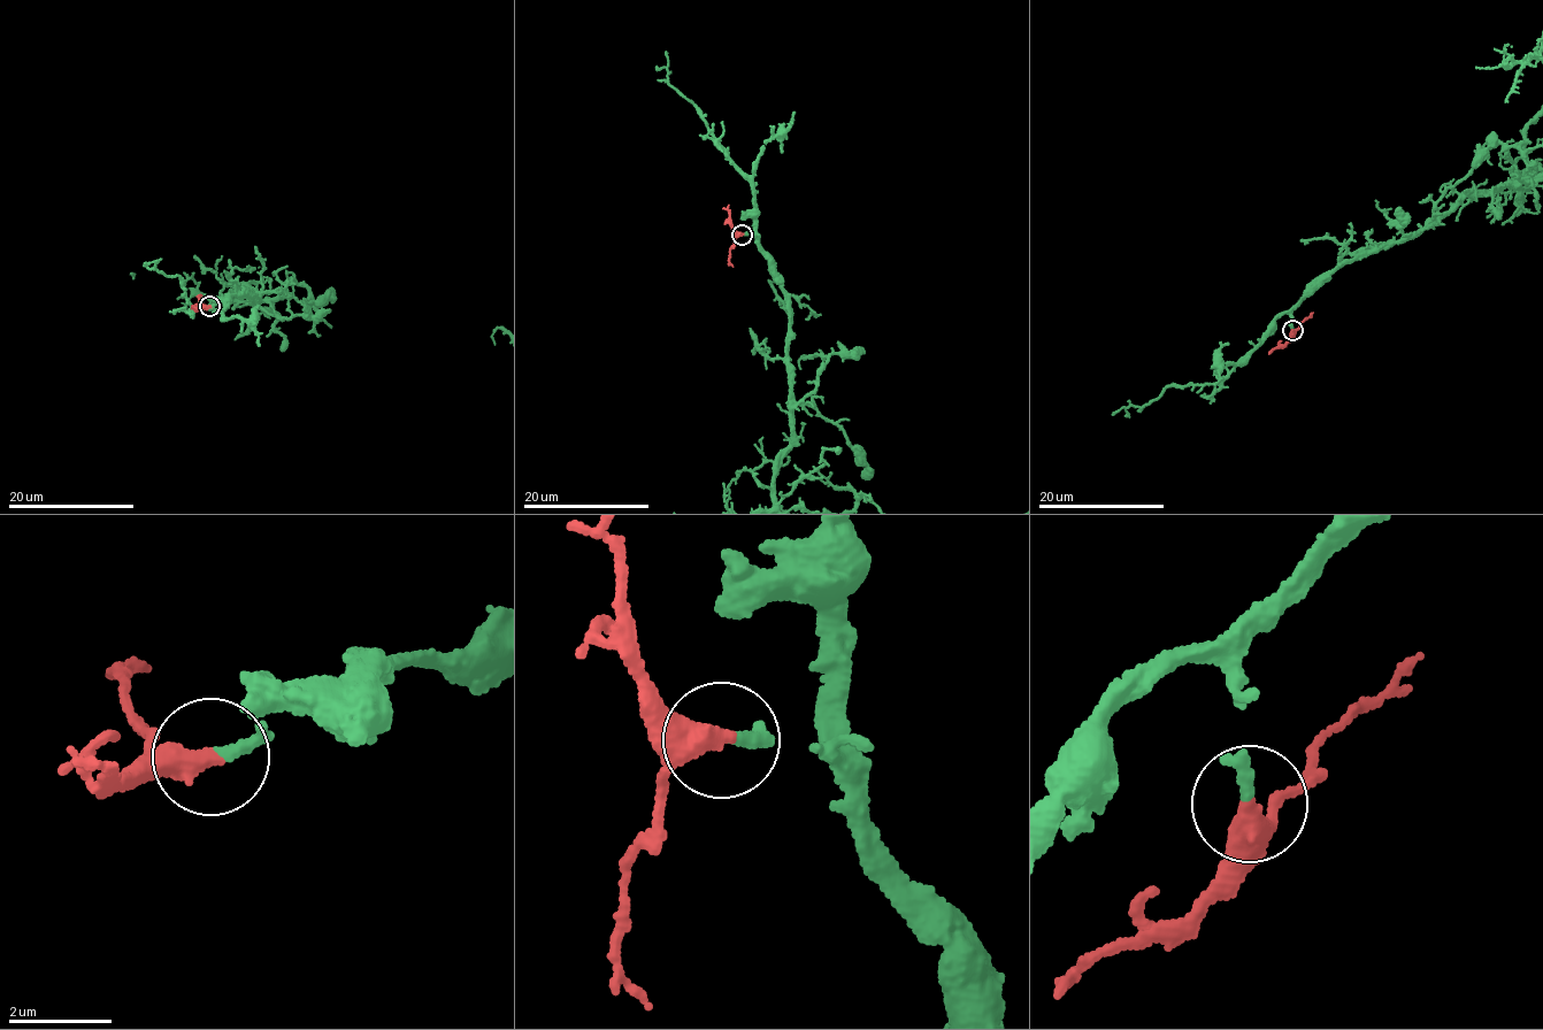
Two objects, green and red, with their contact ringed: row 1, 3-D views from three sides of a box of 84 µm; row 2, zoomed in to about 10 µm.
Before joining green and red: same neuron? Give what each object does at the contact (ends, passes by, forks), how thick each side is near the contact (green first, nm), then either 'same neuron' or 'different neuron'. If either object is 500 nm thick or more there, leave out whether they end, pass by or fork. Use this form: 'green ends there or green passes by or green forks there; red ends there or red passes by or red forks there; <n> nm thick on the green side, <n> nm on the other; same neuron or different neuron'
240 nm thick on the green side, 500 nm on the other; same neuron

